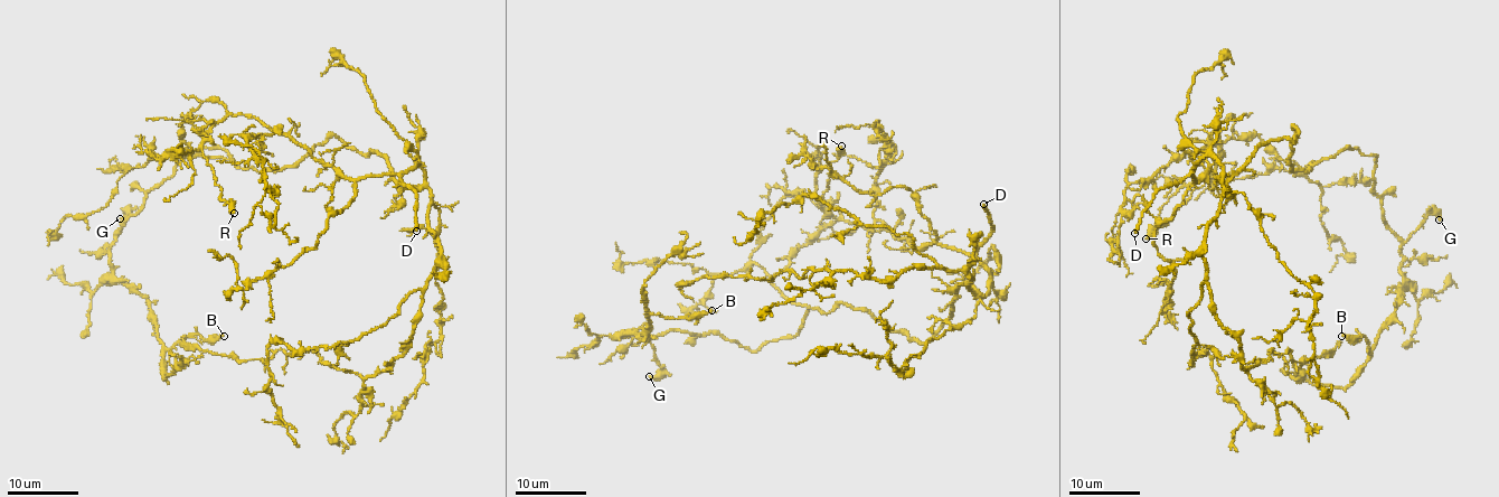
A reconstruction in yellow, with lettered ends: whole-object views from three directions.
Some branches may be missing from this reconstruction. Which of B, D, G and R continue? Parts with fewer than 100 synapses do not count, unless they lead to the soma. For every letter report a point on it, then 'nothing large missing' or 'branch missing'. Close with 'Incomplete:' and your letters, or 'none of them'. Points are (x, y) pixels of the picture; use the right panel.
B: (1341, 336) | nothing large missing
D: (1134, 233) | branch missing
G: (1439, 219) | nothing large missing
R: (1146, 238) | nothing large missing
Incomplete: D

